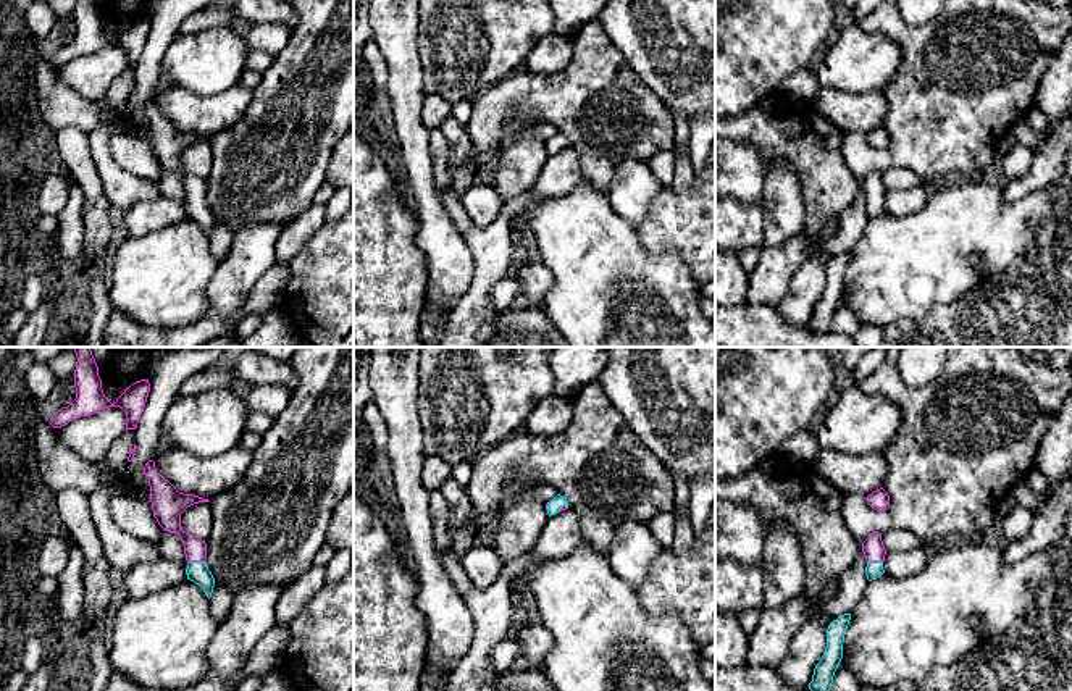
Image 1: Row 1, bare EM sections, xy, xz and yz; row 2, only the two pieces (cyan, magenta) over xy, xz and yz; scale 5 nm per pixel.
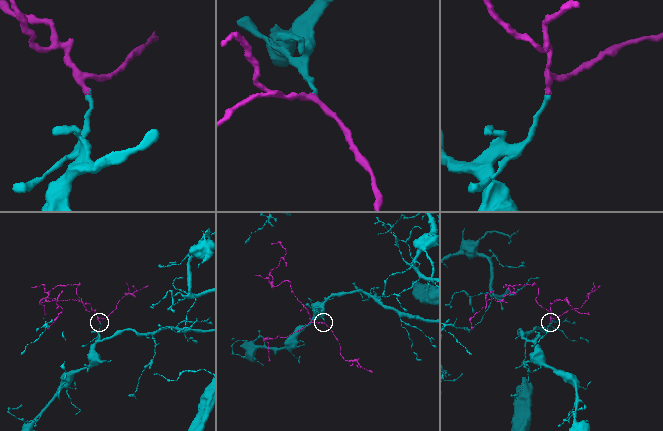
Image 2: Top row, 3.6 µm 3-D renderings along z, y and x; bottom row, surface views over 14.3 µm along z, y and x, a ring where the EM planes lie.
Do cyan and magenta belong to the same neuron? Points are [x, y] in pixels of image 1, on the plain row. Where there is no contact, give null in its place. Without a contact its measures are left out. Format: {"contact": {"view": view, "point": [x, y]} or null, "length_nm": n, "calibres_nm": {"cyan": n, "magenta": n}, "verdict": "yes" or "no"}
{"contact": {"view": "xy", "point": [197, 201]}, "length_nm": 80, "calibres_nm": {"cyan": 110, "magenta": 110}, "verdict": "yes"}

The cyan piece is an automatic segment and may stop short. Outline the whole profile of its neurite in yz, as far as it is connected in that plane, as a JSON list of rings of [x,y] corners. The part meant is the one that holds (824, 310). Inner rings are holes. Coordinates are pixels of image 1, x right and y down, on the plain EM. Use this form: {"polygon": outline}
{"polygon": [[[844,252],[833,258],[827,268],[827,286],[809,321],[809,328],[815,334],[823,334],[831,326],[835,310],[843,297],[843,281],[849,258],[851,252]]]}

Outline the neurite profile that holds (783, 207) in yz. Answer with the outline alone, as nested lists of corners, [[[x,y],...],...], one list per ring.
[[[778,158],[767,165],[764,178],[764,245],[788,242],[804,229],[806,205],[794,165]]]

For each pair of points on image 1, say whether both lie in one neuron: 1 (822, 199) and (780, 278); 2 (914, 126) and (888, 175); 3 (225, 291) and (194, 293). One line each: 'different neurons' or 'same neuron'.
1: different neurons
2: different neurons
3: different neurons

